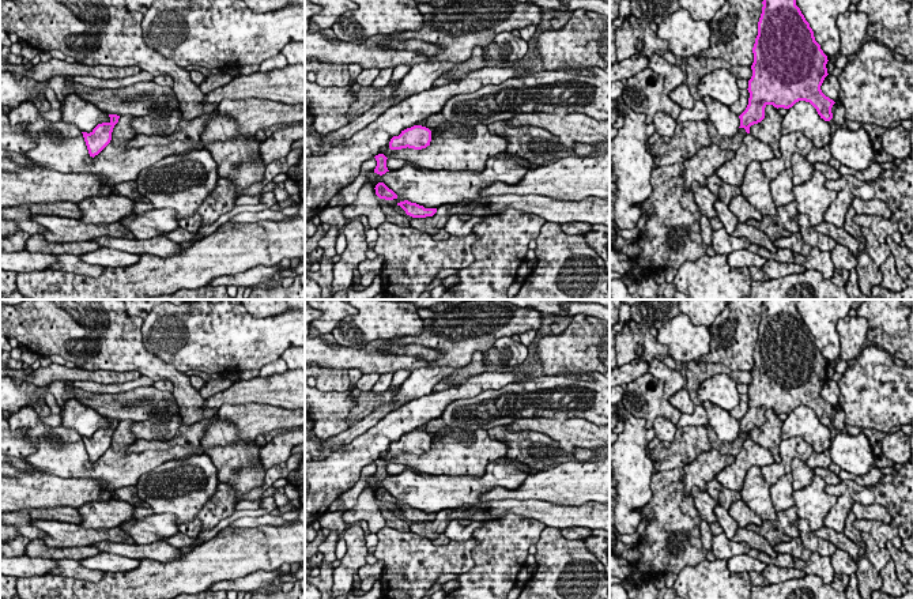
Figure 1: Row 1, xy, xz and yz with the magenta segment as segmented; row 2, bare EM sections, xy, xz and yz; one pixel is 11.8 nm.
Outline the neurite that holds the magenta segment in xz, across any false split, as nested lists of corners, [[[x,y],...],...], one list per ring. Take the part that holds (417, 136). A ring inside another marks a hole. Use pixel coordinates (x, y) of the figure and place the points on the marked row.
[[[414,125],[401,131],[399,136],[393,136],[389,142],[391,150],[414,148],[422,150],[430,146],[431,131],[422,125]]]

